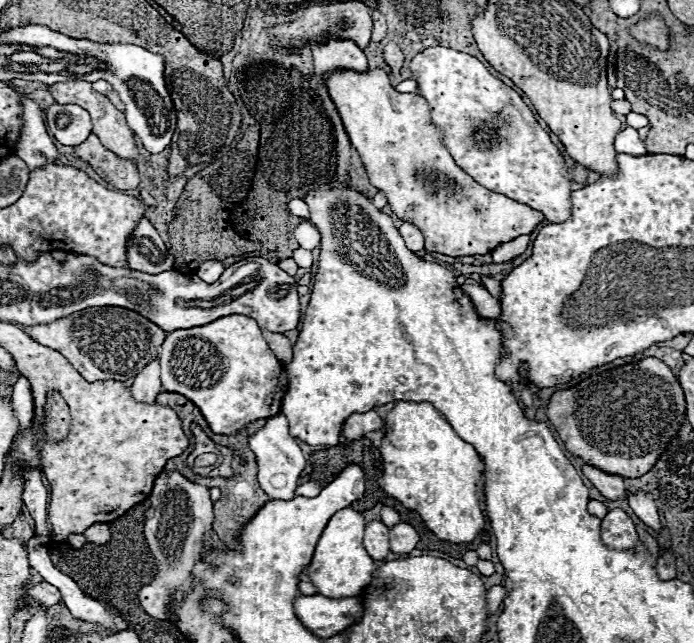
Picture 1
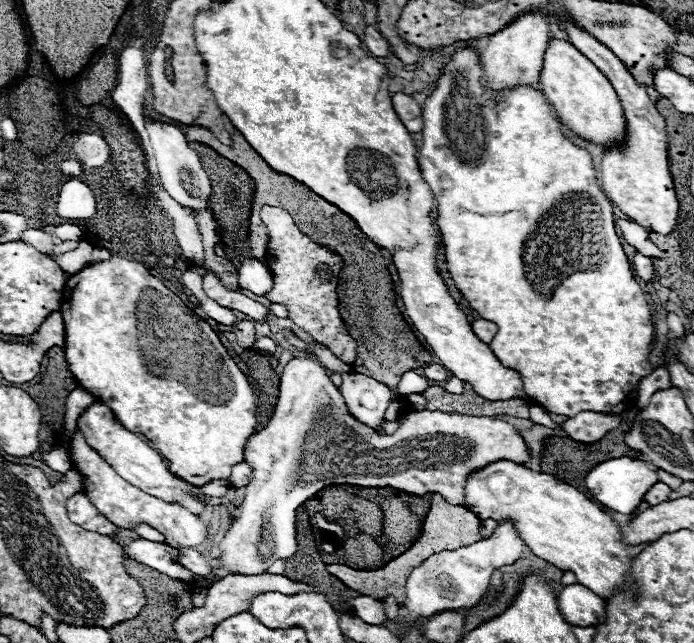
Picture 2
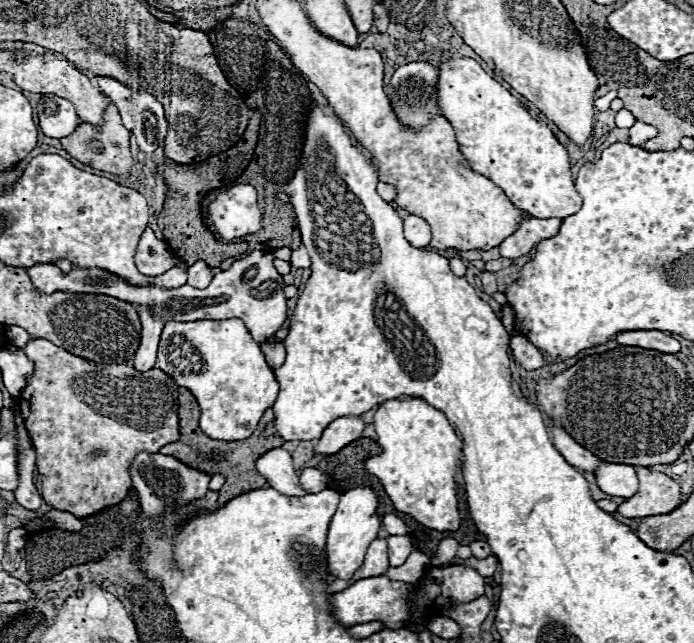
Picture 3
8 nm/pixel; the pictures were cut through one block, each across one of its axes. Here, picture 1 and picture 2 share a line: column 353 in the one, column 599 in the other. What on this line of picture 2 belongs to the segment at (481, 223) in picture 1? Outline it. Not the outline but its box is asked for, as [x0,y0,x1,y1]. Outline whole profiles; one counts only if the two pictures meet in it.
[540,38,626,146]

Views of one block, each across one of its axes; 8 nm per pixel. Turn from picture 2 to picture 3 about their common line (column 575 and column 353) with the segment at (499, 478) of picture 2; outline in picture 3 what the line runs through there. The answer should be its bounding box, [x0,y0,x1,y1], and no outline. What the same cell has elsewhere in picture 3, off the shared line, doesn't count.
[326,486,380,580]

